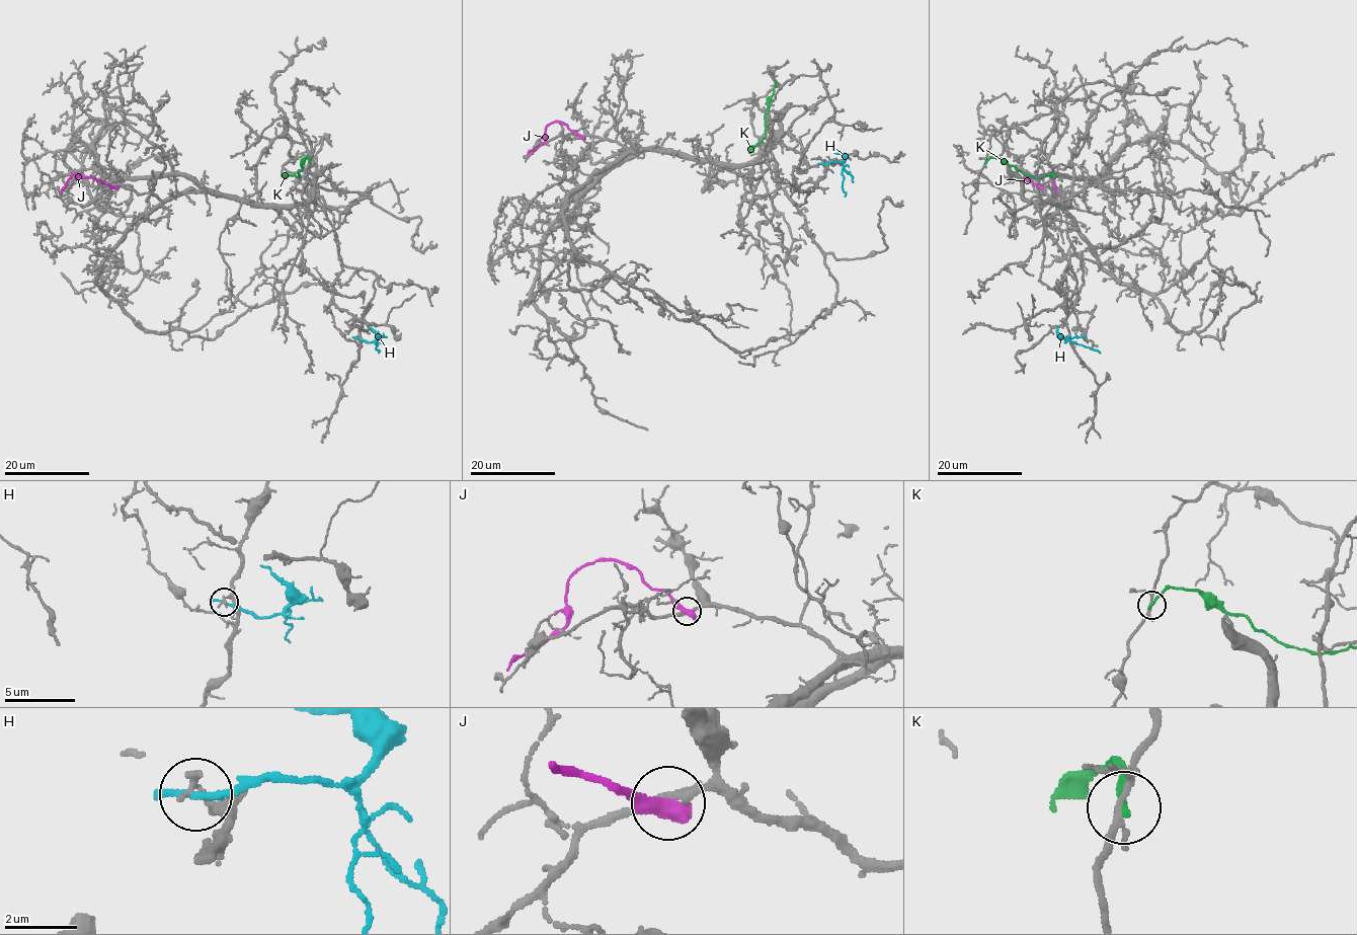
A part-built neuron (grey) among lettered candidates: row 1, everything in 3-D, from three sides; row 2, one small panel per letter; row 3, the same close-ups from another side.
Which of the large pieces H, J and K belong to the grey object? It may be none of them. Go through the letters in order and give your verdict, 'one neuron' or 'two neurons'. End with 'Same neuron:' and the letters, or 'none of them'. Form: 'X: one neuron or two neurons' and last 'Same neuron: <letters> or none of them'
H: two neurons
J: two neurons
K: two neurons
Same neuron: none of them

